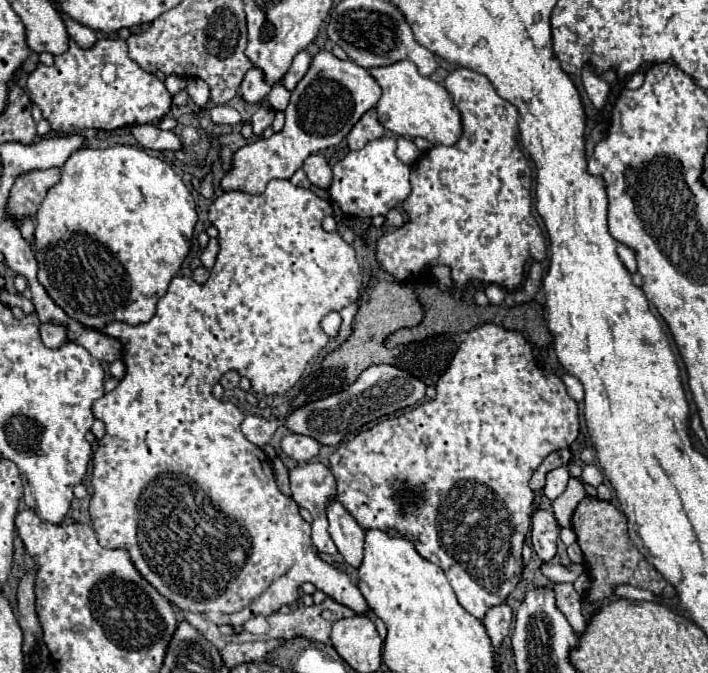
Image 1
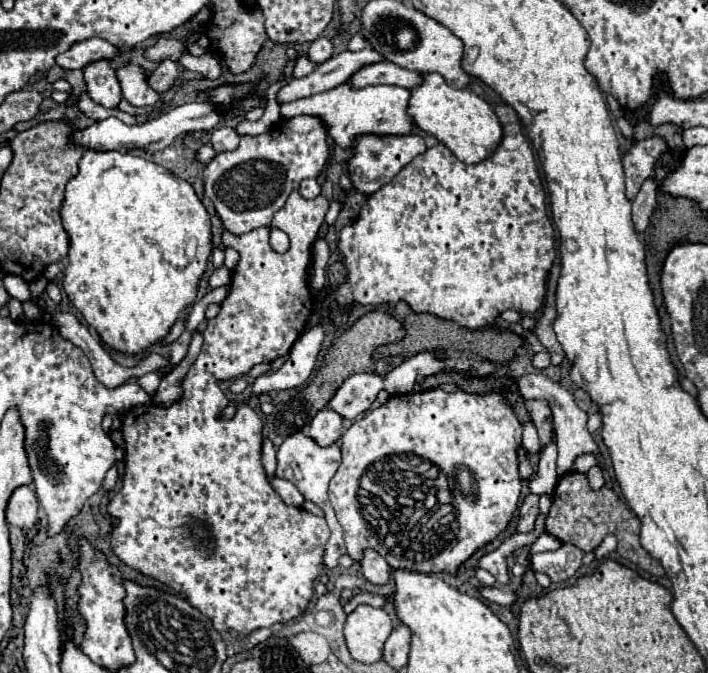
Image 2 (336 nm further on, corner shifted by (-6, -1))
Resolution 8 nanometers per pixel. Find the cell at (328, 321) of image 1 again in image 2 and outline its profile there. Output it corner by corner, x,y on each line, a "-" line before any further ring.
314,326
314,328
306,330
296,340
294,348
290,350
290,358
286,360
286,364
280,370
262,374
254,380
250,396
260,396
260,394
272,392
272,390
288,390
288,388
302,386
314,370
316,356
320,352
324,336
326,336
326,332
322,326

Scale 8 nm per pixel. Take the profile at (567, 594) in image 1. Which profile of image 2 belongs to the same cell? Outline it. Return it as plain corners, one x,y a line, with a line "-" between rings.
482,586
478,592
480,592
482,598
496,602
500,606
510,606
514,602
514,592
504,592
504,590
494,588
494,586

